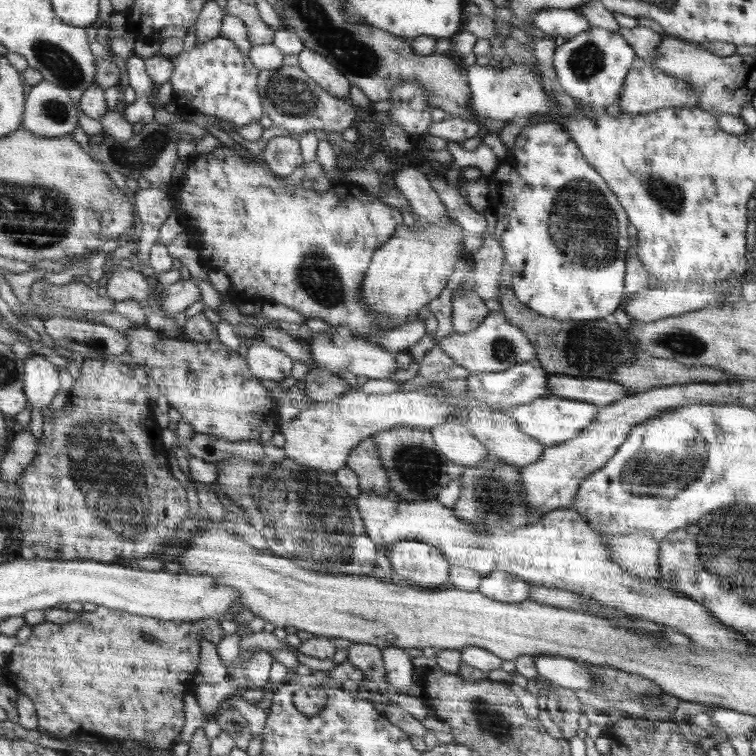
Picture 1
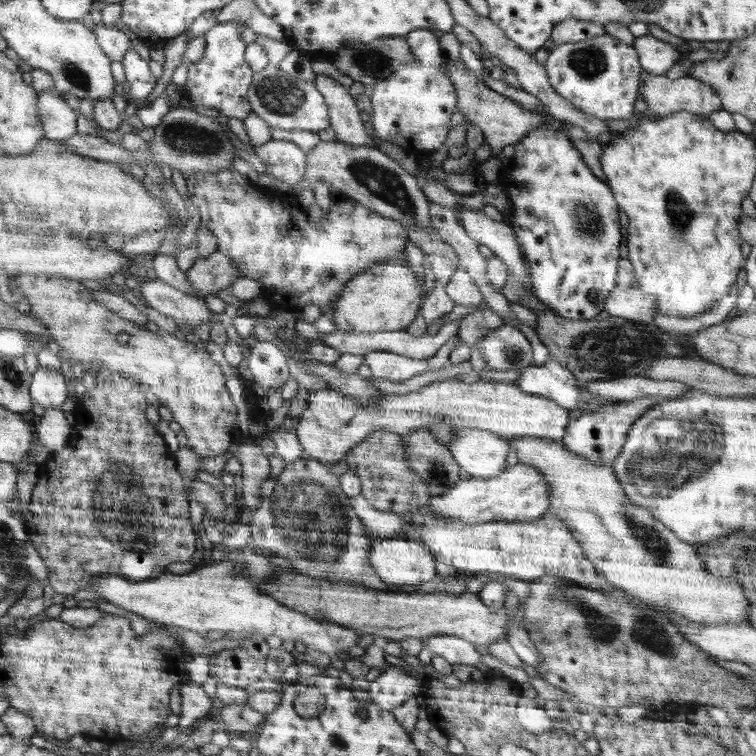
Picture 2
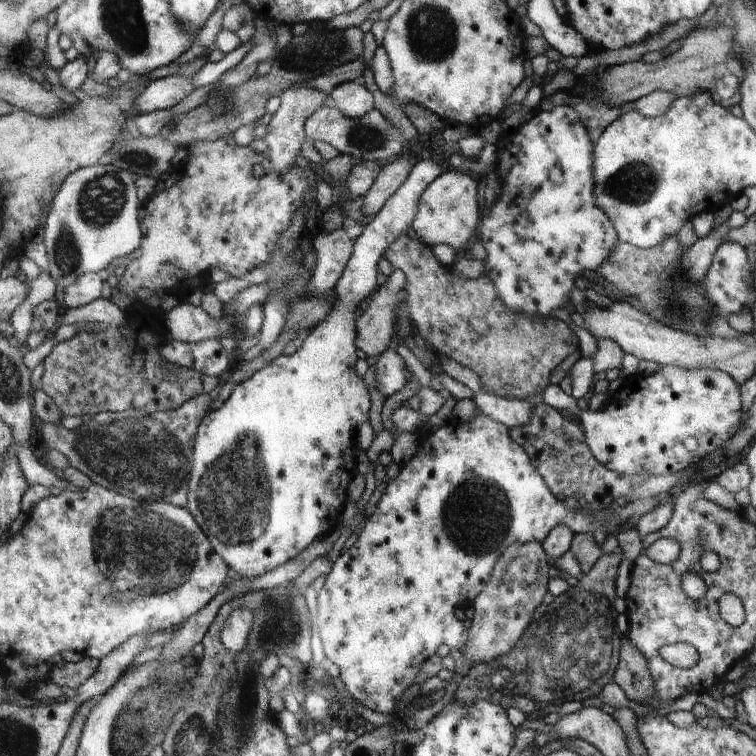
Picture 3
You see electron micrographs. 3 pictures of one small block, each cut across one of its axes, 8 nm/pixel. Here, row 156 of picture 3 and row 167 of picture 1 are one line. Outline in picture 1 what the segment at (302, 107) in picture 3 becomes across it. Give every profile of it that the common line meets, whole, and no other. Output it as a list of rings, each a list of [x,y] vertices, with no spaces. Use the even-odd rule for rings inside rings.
[[[276,136],[268,141],[262,158],[268,168],[278,177],[287,177],[301,166],[303,156],[300,156],[298,140],[288,136]]]

